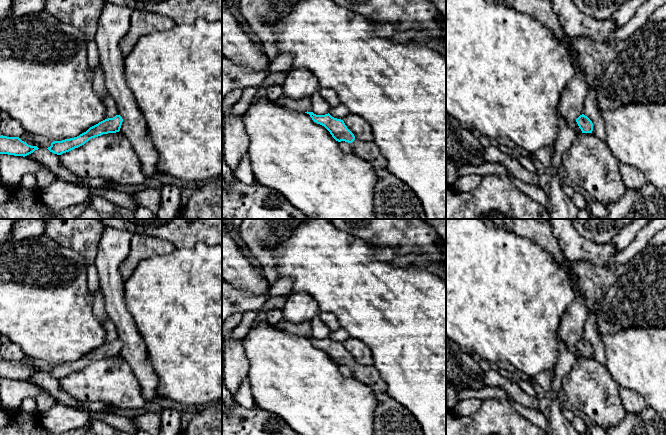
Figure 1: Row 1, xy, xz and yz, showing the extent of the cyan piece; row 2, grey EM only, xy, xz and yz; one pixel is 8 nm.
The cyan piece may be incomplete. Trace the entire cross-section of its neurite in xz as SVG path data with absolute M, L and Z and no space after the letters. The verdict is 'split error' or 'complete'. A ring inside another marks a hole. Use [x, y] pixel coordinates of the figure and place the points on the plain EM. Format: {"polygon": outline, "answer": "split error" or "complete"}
{"polygon": "M305 336L317 348L324 350L338 365L353 369L353 378L377 390L378 402L373 417L374 435L424 435L415 416L402 404L388 396L381 384L381 377L375 366L361 365L347 352L344 345L329 337L316 339Z", "answer": "split error"}

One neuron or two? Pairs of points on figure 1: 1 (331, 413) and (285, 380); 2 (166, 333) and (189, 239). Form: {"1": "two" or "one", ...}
{"1": "one", "2": "two"}

